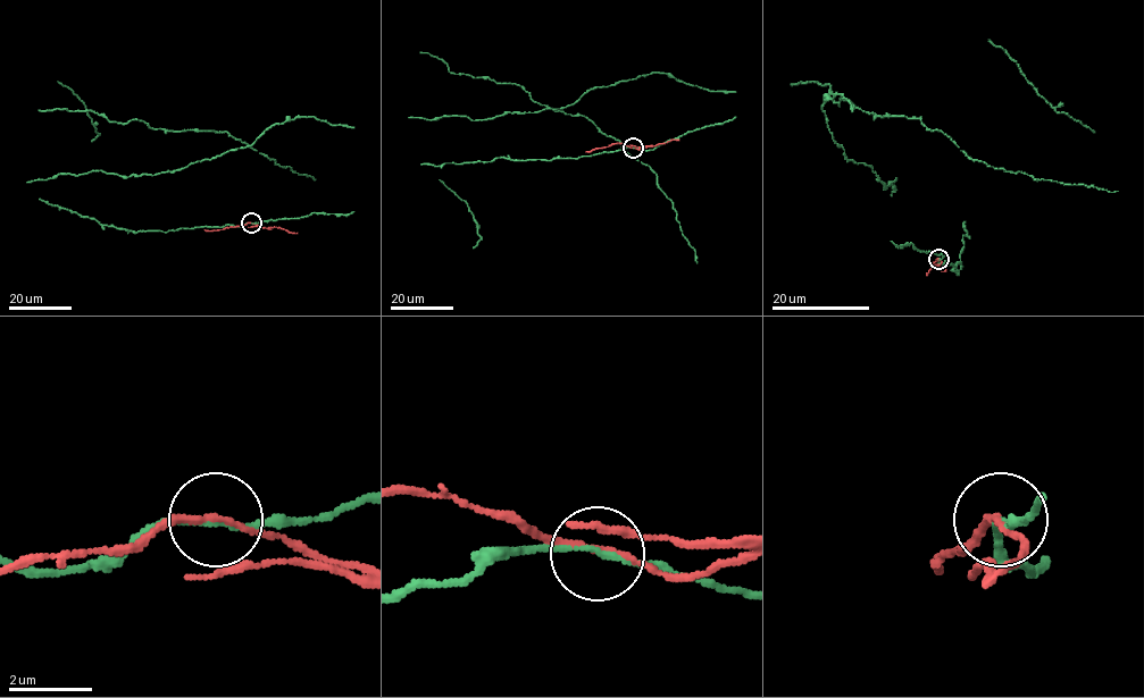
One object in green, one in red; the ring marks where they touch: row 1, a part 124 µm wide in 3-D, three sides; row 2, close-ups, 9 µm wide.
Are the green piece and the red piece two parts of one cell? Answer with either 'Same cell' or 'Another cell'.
Another cell

